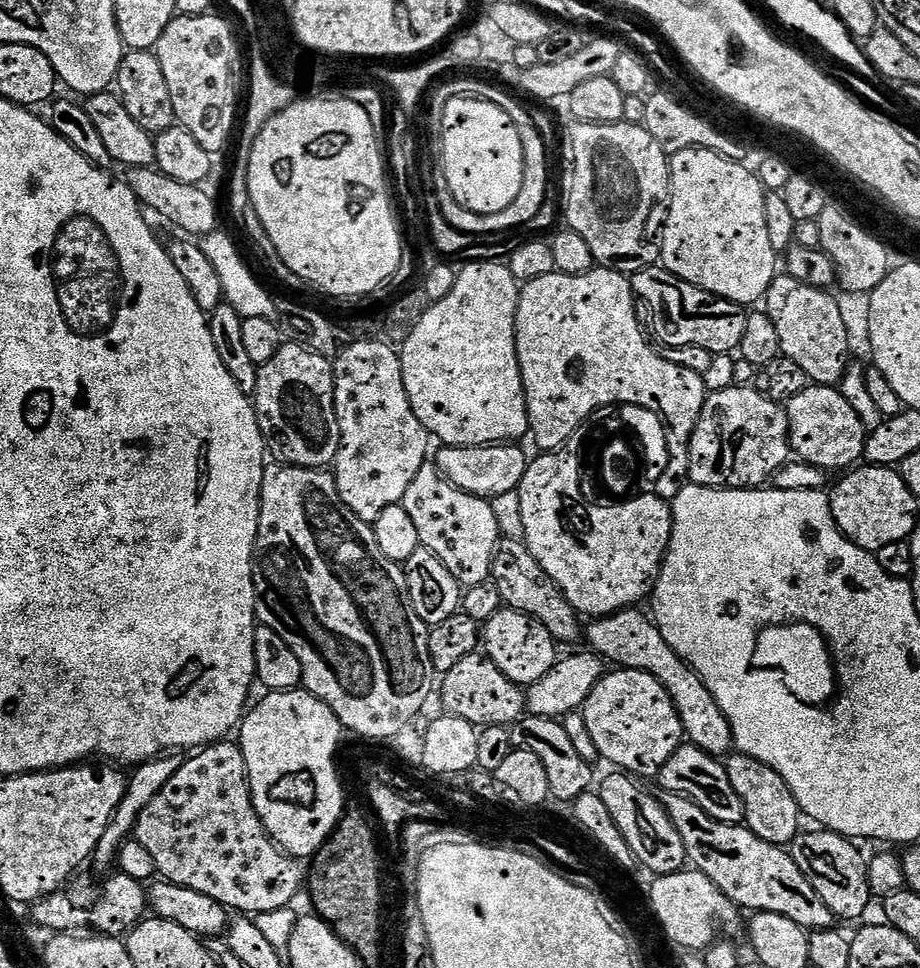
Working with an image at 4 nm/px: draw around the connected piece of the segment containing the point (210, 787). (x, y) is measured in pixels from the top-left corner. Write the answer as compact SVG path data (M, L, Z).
M217 742L207 745L181 763L178 774L154 794L150 806L142 810L134 829L134 838L146 846L154 857L157 873L167 883L177 884L197 891L227 910L236 914L251 914L256 917L274 910L291 908L296 904L296 895L306 884L306 868L299 859L293 858L268 835L252 801L248 785L246 758L239 743Z

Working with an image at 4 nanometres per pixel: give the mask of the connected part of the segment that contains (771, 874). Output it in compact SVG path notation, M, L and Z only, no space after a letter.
M657 787L654 792L656 801L666 810L670 822L674 822L674 830L682 838L682 846L686 846L687 863L695 871L706 874L722 894L737 908L749 913L769 912L782 914L798 926L807 928L809 933L821 932L833 927L838 918L822 902L818 890L810 886L806 874L798 870L798 862L794 862L791 851L779 844L771 844L758 834L754 834L744 824L727 824L718 822L699 808L690 798L682 798L682 794L674 794L670 790Z

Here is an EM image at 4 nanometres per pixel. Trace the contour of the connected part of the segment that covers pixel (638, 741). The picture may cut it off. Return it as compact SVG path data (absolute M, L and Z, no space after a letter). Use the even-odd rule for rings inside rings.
M620 668L609 671L590 690L582 709L586 718L586 730L594 738L601 757L609 760L612 766L633 777L659 777L662 766L685 743L684 726L678 710L666 694L666 686L650 674L633 668Z

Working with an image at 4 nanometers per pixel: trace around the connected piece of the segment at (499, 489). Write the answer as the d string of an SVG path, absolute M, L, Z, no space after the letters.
M516 442L483 444L473 448L444 446L439 449L441 452L434 456L434 463L445 480L449 480L455 488L491 502L500 495L510 494L519 489L530 463L530 456L520 447Z

